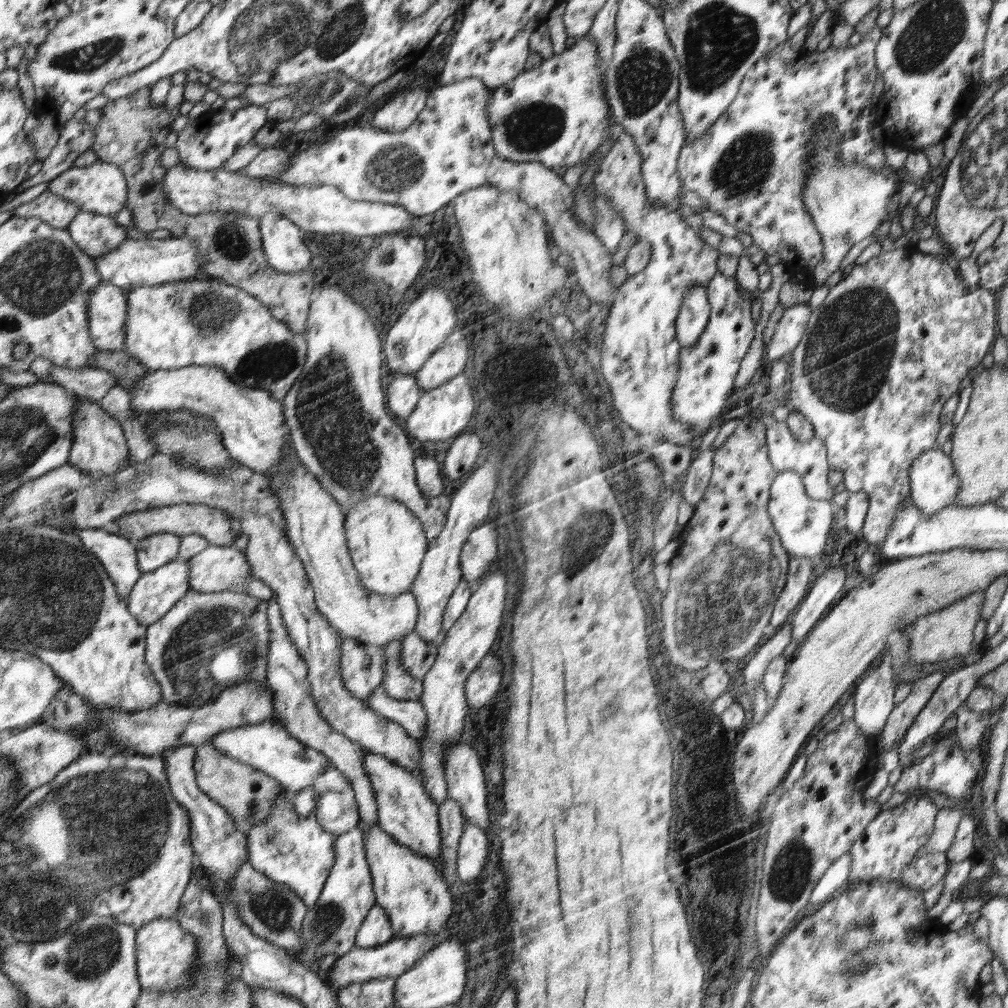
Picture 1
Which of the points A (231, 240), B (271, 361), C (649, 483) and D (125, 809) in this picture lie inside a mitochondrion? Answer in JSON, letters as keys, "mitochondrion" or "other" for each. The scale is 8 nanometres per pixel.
{"A":"mitochondrion","B":"mitochondrion","C":"mitochondrion","D":"mitochondrion"}

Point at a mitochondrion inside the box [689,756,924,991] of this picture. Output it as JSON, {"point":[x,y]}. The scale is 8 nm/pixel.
{"point":[792,866]}

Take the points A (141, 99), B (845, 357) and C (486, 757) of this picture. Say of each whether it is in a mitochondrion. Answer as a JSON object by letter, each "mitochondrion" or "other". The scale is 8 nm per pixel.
{"A":"other","B":"mitochondrion","C":"other"}

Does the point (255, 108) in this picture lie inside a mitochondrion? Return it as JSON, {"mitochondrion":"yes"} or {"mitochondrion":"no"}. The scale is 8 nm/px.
{"mitochondrion":"no"}

